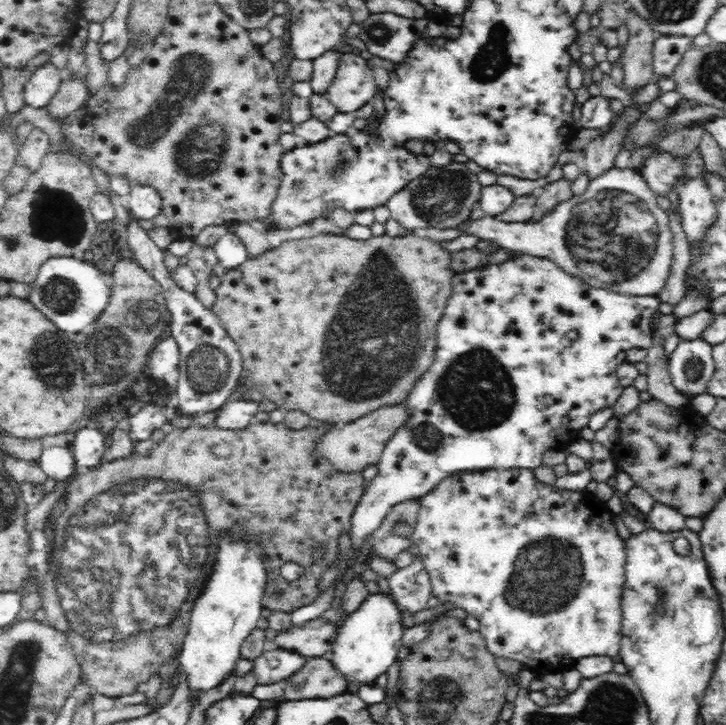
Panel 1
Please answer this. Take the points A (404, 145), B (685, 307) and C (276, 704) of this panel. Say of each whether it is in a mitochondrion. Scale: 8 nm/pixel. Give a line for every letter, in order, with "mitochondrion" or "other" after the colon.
A: other
B: other
C: other

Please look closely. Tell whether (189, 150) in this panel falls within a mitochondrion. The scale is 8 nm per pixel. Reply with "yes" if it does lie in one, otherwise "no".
yes

